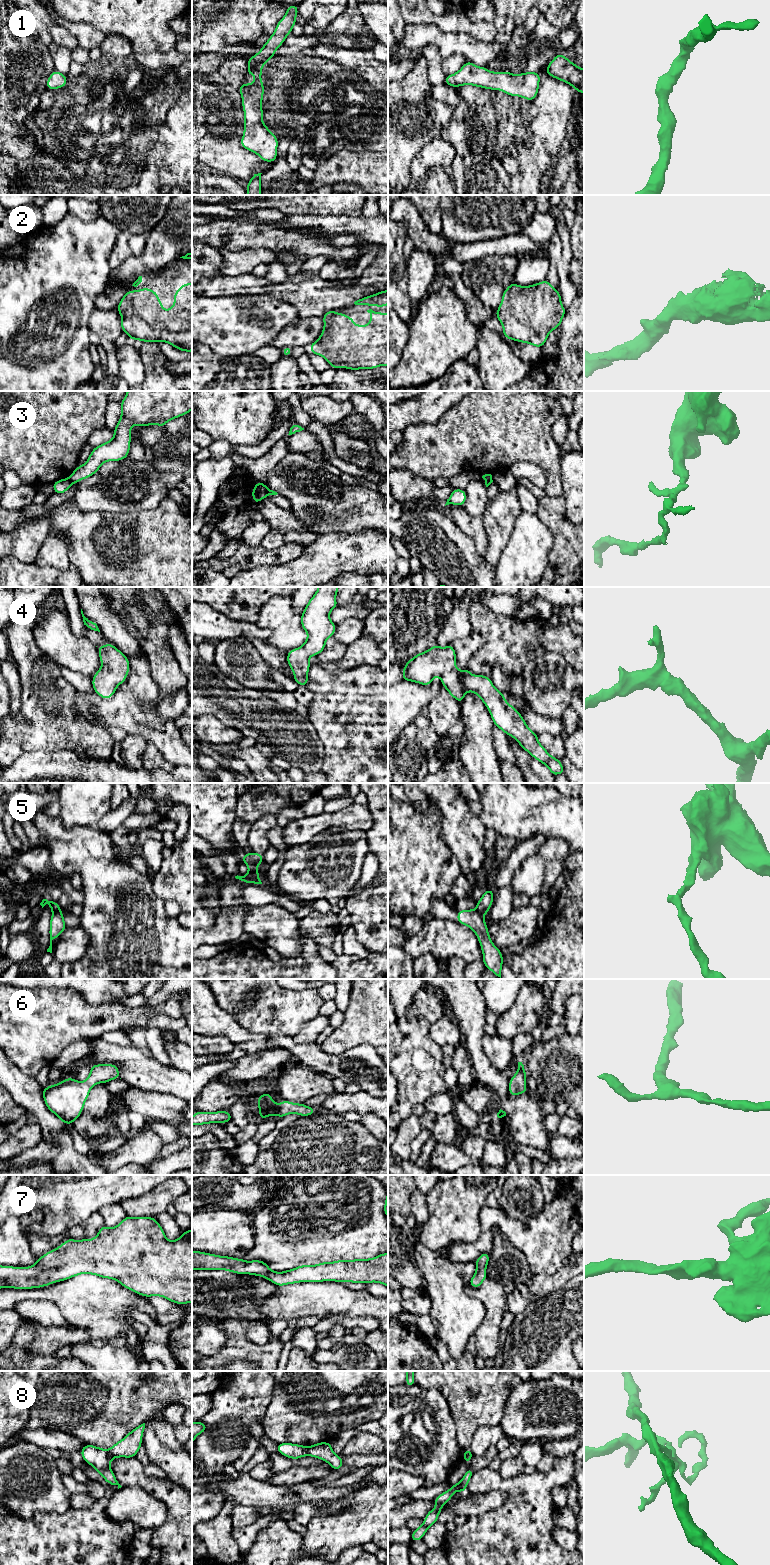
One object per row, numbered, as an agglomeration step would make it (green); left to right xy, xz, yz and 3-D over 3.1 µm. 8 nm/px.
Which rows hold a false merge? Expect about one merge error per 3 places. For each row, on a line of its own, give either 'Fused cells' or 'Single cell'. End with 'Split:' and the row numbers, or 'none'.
1: Single cell
2: Single cell
3: Fused cells
4: Single cell
5: Fused cells
6: Single cell
7: Single cell
8: Fused cells
Split: 3, 5, 8

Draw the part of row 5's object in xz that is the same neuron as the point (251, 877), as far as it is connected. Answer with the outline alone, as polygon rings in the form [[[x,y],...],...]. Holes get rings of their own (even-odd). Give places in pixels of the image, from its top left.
[[[248,872],[245,876],[235,876],[236,879],[241,880],[242,882],[245,883],[254,883],[254,884],[262,884],[260,878],[259,878],[259,873],[256,872]]]

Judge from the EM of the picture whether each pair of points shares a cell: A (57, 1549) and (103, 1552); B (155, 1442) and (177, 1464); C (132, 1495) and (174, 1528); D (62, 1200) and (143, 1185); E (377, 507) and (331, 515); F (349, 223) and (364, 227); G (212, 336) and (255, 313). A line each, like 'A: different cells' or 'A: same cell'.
A: same cell
B: same cell
C: different cells
D: same cell
E: same cell
F: same cell
G: same cell

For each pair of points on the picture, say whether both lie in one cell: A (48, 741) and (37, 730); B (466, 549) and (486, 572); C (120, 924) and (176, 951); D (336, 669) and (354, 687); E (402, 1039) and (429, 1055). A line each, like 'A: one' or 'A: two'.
A: one
B: one
C: one
D: two
E: one

